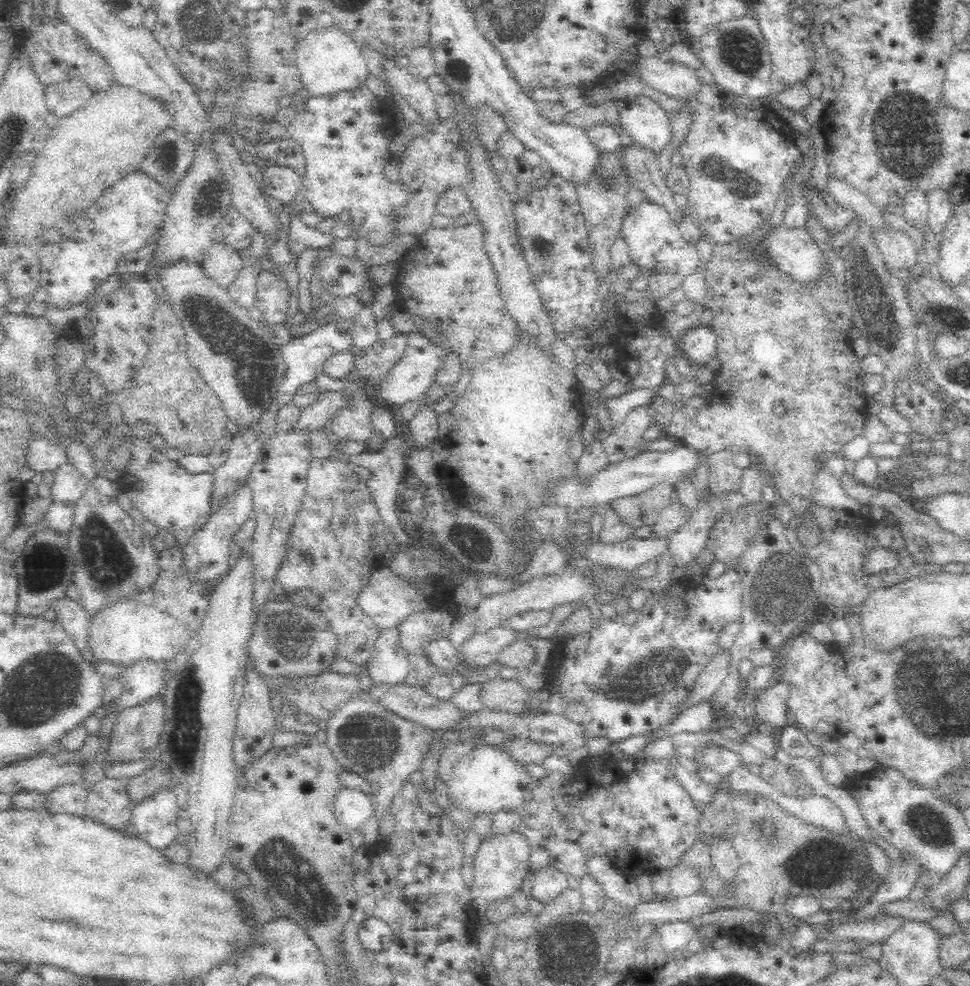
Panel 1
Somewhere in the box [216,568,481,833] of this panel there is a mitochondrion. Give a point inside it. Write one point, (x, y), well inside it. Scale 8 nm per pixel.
(367, 740)

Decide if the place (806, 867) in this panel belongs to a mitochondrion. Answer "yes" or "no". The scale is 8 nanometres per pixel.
yes

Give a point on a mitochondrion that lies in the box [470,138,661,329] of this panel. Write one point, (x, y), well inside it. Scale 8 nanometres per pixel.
(538, 246)

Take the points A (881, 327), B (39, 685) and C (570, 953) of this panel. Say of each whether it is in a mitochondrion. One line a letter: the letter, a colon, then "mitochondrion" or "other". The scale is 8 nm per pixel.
A: mitochondrion
B: mitochondrion
C: mitochondrion

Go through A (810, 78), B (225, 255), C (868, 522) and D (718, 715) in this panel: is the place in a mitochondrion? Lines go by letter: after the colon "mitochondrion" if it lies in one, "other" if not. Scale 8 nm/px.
A: other
B: other
C: other
D: other

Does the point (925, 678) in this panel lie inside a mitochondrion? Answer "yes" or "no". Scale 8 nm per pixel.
yes

